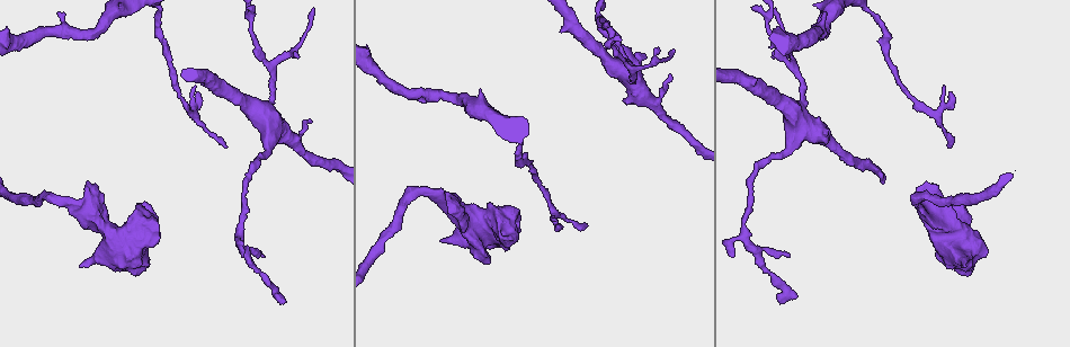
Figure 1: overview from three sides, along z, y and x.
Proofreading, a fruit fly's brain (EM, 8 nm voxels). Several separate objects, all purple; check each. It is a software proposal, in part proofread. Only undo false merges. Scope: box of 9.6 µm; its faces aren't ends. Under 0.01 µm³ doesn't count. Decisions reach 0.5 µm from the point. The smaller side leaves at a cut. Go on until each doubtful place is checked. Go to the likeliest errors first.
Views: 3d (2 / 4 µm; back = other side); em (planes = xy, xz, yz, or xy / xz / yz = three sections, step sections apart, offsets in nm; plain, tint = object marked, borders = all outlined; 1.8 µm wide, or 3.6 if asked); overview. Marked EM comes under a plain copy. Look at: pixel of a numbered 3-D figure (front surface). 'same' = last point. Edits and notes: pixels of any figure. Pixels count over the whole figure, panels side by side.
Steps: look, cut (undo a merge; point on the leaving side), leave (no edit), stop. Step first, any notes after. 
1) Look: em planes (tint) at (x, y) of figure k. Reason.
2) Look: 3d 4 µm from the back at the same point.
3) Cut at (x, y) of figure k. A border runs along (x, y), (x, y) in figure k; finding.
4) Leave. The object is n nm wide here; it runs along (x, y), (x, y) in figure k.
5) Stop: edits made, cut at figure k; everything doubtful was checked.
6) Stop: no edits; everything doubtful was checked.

Look: 3d 4 µm at (269, 68) of figure 1. Arms part here.

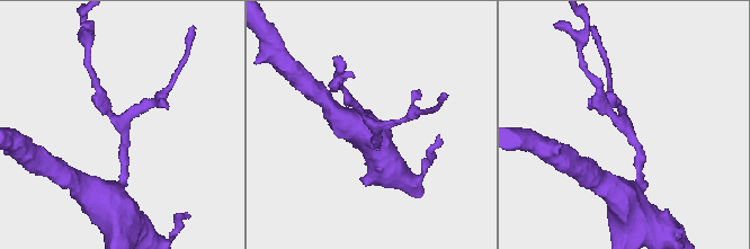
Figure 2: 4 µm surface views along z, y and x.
Look: em planes (tint) at (624, 127) of figure 2. 3 arms meet here.

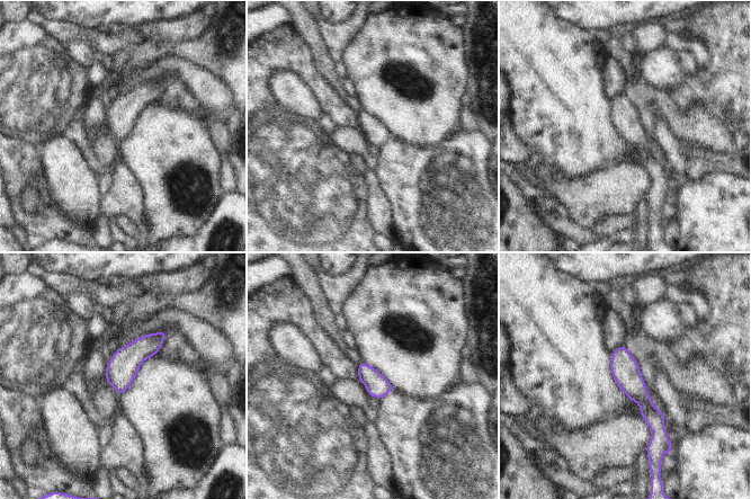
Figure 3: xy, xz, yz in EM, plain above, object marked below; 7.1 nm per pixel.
Leave. It runs along (622, 348), (625, 372), (660, 436) in figure 3; all the same neuron.

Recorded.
Look: 3d 4 µm at (934, 115) of figure 1.

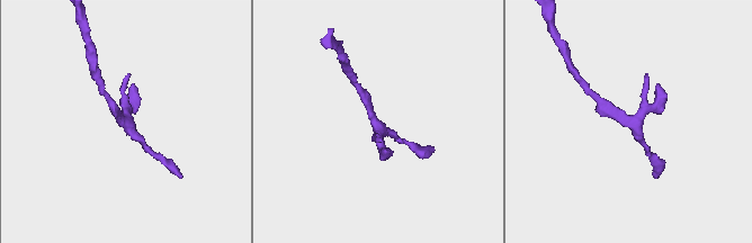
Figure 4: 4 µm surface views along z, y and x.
Look: em xy step 16 (tint) at (376, 128) of figure 4. Now the EM.

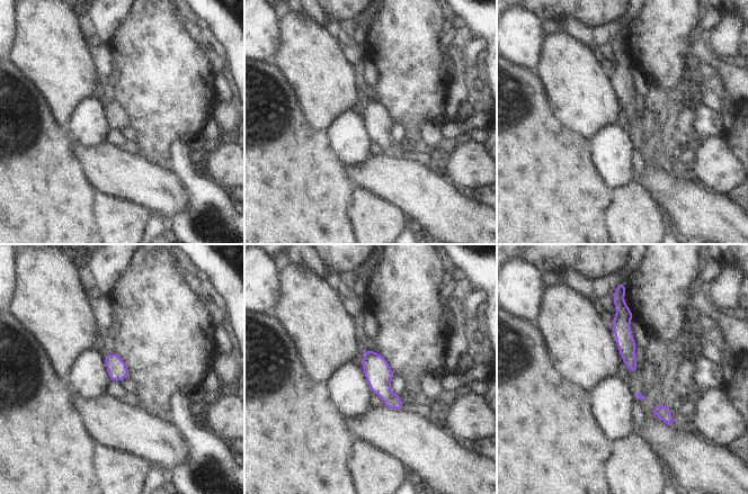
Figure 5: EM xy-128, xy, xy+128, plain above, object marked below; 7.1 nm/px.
Look: em planes (borders) at the same point. Cut it another way.

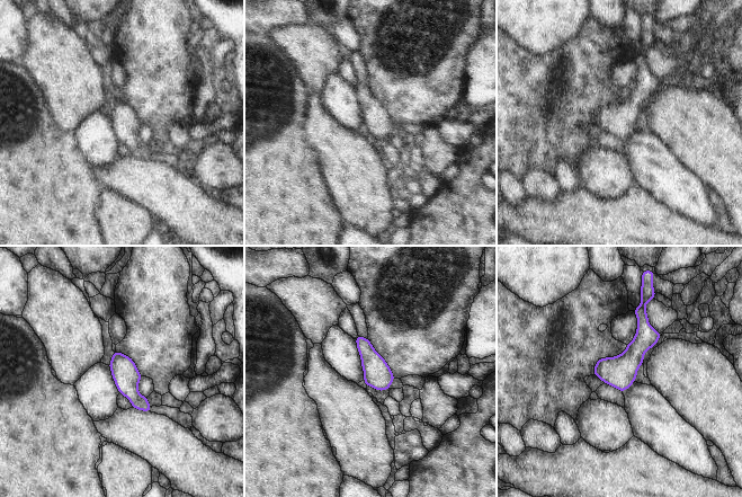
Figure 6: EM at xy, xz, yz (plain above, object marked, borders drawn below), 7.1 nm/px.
Leave. It runs along (643, 308), (642, 343), (622, 388) in figure 6; one neuron here.

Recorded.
Look: em 3.6 µm planes (tint) at (238, 235) of figure 1. Branch point.

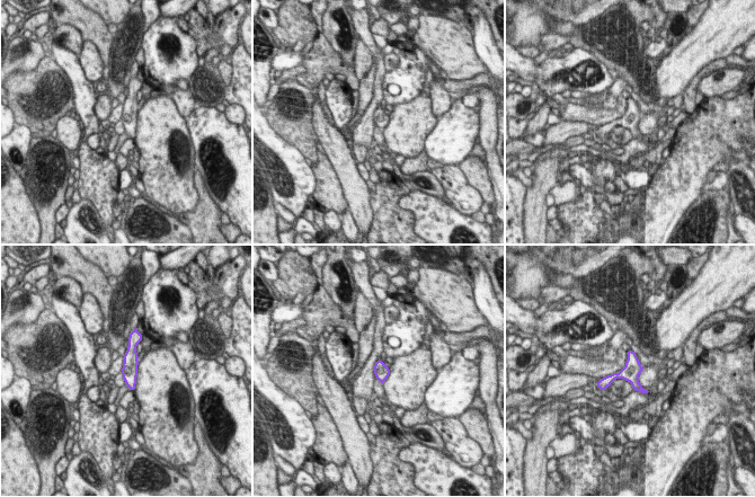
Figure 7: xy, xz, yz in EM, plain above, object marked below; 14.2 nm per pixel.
Leave. It runs along (133, 339), (131, 352), (132, 387) in figure 7; continuous, no second neuron.

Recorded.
Look: 3d 4 µm at (259, 108) of figure 1. Small branch off a trunk.

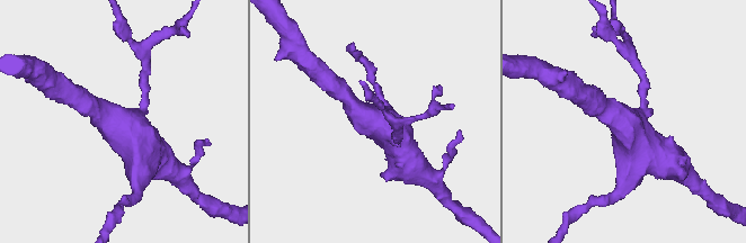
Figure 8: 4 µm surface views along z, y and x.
Look: em 3.6 µm planes (tint) at (371, 119) of figure 8. 4 arms meet here.

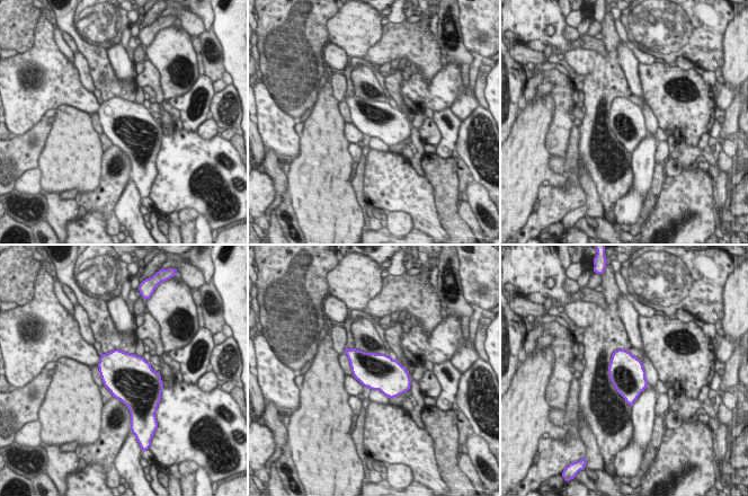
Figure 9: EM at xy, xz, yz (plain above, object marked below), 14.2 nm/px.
Leave. The object is 500 nm wide here; one neuron here.

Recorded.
Stop: no edits; everything doubtful was checked.

